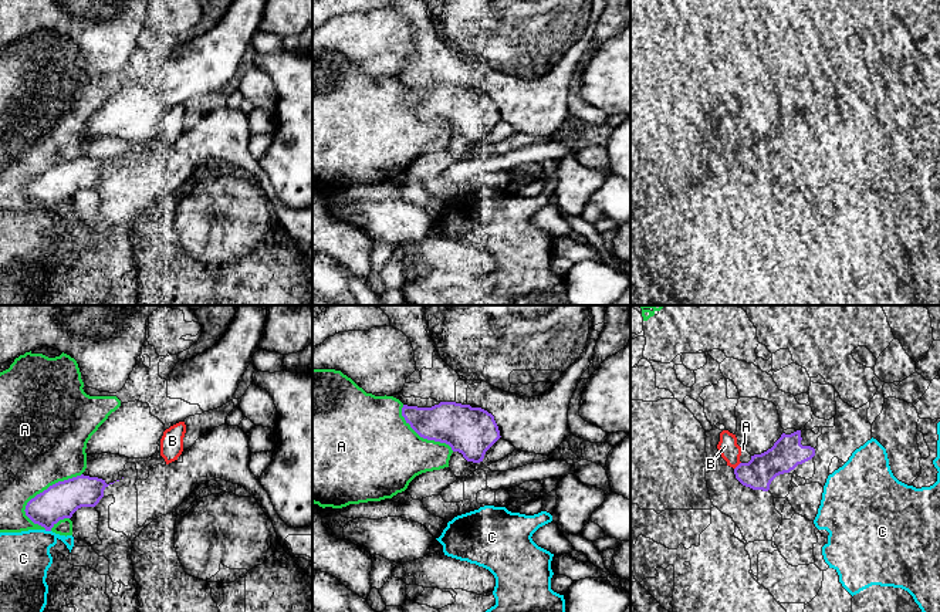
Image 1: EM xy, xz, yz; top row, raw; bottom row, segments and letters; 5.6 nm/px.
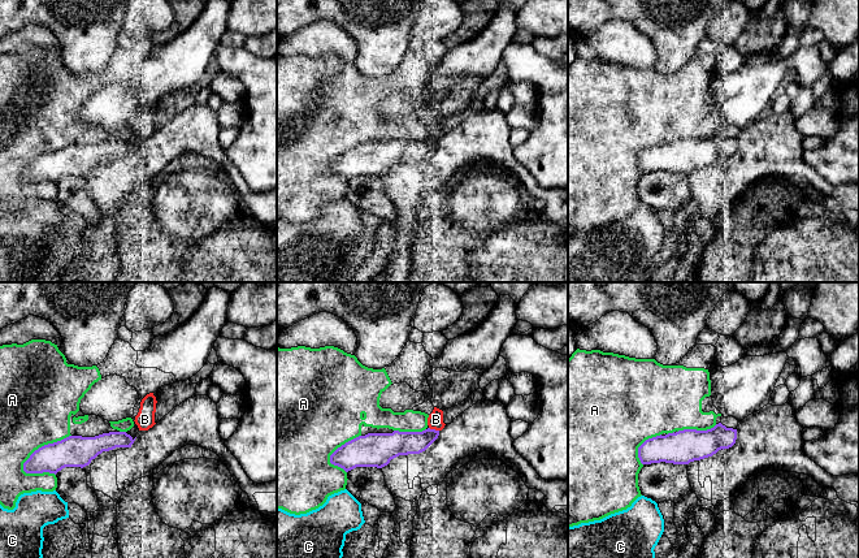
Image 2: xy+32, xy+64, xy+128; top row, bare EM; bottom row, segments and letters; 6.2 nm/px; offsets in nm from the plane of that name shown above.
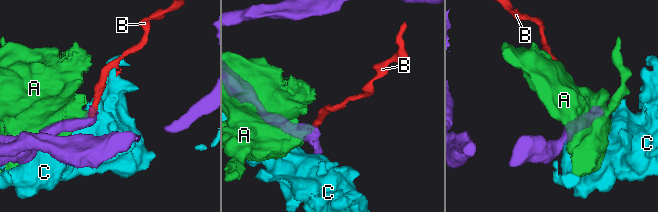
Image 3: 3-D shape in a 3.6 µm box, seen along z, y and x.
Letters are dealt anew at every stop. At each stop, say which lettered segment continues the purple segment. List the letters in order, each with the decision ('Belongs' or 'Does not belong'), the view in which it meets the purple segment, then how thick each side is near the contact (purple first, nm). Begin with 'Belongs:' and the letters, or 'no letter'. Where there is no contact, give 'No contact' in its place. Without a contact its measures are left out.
Belongs: no letter
A: Does not belong. Touches purple in xy. Thickness 200 nm (purple) against 480 nm
B: Does not belong. Touches purple in yz. Thickness 170 nm (purple) against 120 nm
C: Does not belong. Touches purple in xy. Thickness 200 nm (purple) against 280 nm

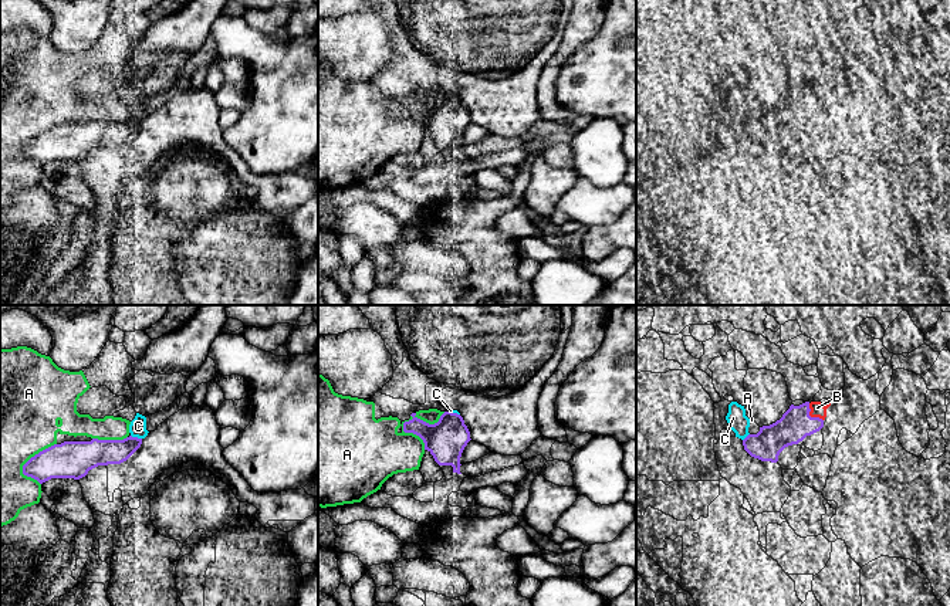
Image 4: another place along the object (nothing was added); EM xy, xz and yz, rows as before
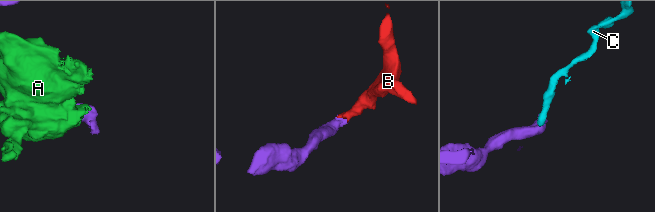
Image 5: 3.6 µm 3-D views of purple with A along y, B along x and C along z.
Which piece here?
Belongs: B
A: Does not belong. Touches purple in xz. Thickness 220 nm (purple) against 240 nm
B: Belongs. Touches purple in yz. Thickness 180 nm (purple) against 80 nm
C: Does not belong. Touches purple in xy. Thickness 150 nm (purple) against 100 nm

